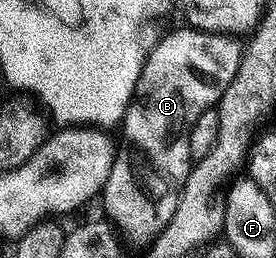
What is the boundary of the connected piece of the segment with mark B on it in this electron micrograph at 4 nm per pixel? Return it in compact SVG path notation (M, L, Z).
M189 26L181 27L167 36L165 33L159 39L140 70L134 96L130 99L120 125L122 144L120 140L108 182L100 193L100 201L106 207L110 224L121 233L126 232L134 239L145 242L159 236L168 226L172 214L176 214L176 202L192 167L190 125L196 122L196 118L200 118L200 114L204 114L204 110L214 108L224 90L228 90L228 82L236 78L244 47L243 41L234 34L201 32Z

